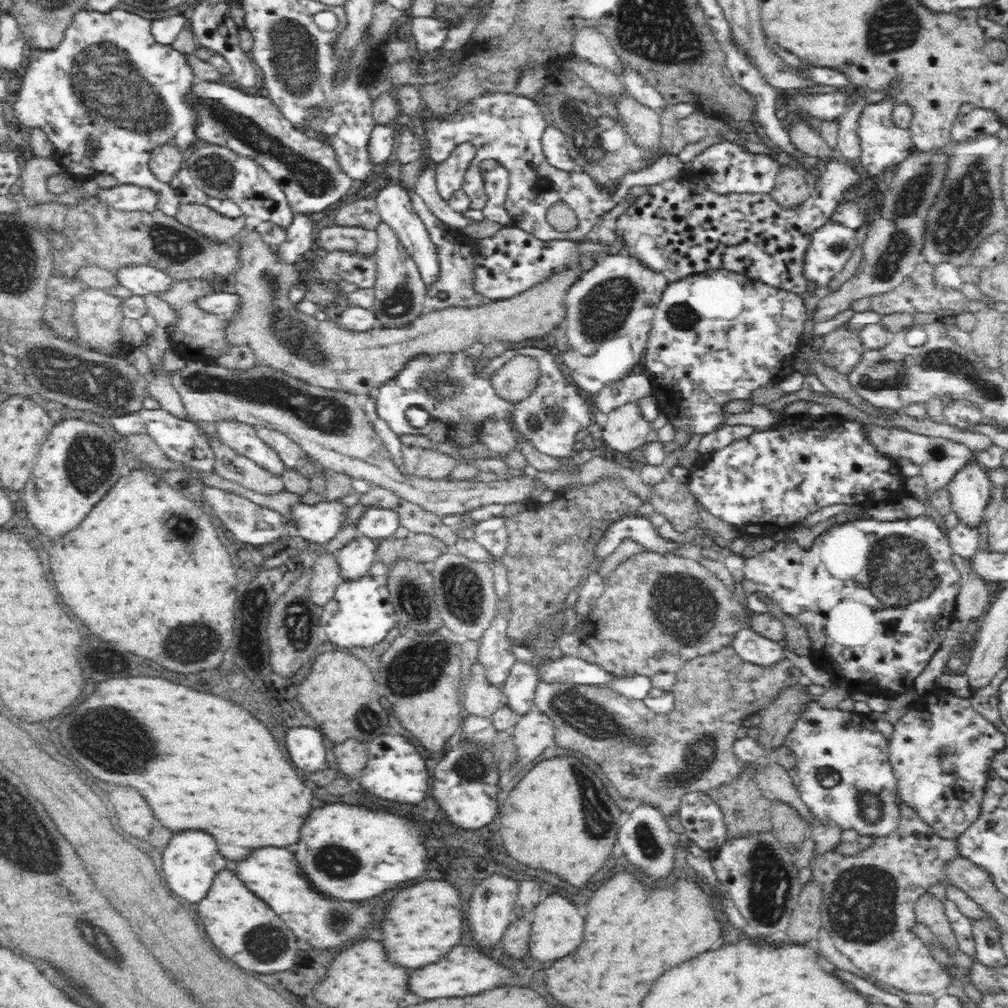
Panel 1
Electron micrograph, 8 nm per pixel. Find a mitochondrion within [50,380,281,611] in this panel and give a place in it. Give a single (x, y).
(88, 460)

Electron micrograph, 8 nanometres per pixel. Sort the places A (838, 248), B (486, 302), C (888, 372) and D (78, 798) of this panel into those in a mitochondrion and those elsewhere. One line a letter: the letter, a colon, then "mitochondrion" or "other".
A: mitochondrion
B: other
C: mitochondrion
D: other

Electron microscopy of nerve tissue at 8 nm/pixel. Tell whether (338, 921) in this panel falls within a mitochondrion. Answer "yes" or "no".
yes

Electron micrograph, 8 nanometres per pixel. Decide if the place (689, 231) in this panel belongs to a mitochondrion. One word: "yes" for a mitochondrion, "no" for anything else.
no

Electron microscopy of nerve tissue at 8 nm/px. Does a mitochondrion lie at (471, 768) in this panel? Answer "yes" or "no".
yes

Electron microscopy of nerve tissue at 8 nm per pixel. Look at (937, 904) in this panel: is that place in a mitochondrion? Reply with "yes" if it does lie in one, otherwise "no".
no

